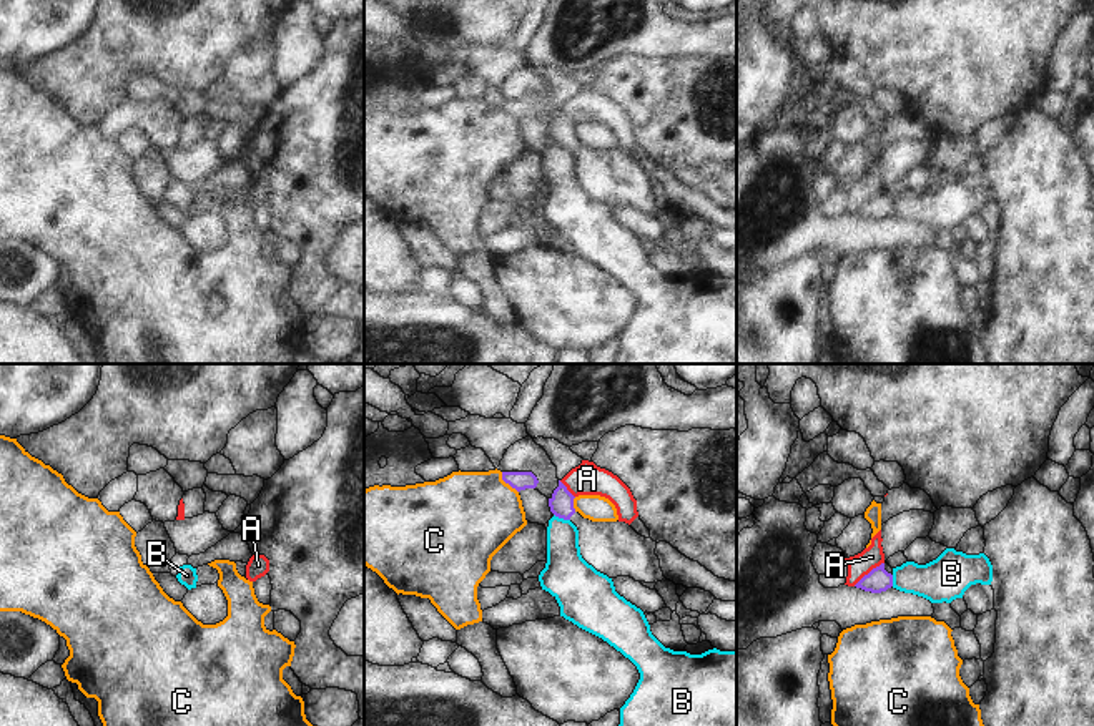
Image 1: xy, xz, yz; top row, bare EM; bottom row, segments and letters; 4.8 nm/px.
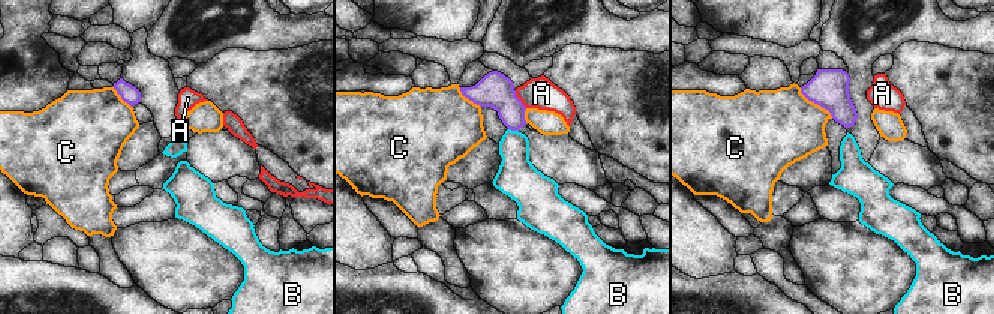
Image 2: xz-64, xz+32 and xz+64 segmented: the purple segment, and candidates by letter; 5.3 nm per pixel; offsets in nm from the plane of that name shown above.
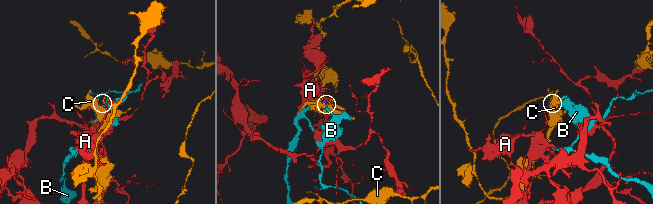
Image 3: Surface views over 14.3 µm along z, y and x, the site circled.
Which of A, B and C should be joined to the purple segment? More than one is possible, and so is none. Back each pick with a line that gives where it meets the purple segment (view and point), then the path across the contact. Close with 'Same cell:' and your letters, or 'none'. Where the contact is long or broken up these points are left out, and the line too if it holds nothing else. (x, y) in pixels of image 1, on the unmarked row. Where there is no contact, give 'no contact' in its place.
Same cell: none

